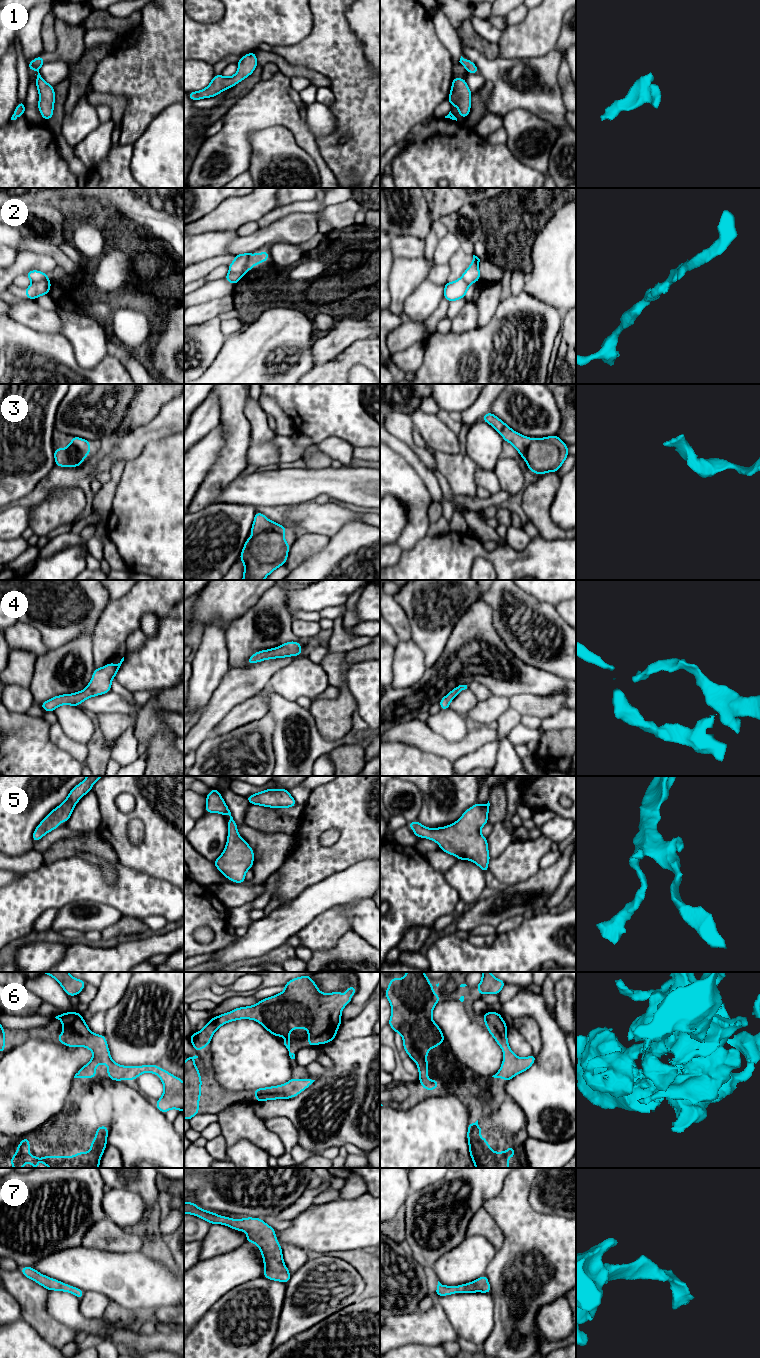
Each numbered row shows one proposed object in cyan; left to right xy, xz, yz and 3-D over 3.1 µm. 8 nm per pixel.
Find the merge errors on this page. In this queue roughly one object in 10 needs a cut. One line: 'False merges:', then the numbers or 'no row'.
False merges: 2

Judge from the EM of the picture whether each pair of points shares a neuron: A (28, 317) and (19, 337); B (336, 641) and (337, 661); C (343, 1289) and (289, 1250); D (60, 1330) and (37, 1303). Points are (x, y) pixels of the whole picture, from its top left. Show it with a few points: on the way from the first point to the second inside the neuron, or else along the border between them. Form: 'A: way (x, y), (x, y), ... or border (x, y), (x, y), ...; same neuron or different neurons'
A: border (10, 317), (36, 331), (46, 334); different neurons
B: border (327, 646), (332, 651), (345, 652); different neurons
C: border (308, 1259), (292, 1275); different neurons
D: way (52, 1326), (37, 1311); same neuron

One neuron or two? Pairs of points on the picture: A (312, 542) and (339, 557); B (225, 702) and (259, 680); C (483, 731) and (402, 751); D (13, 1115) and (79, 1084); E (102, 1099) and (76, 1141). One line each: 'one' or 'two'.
A: two
B: one
C: two
D: two
E: one

